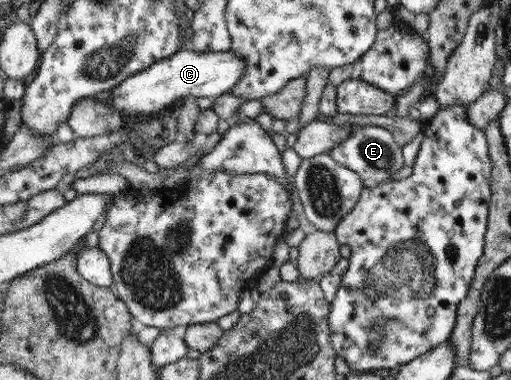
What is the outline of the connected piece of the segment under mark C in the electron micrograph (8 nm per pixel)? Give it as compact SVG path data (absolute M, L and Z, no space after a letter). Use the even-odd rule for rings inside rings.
M183 48L171 58L160 60L121 82L113 88L111 98L105 100L110 107L117 109L121 116L127 118L153 115L163 108L171 107L175 104L175 100L184 99L186 96L215 98L229 93L241 80L245 71L246 60L235 56L231 50L227 53L198 53Z

